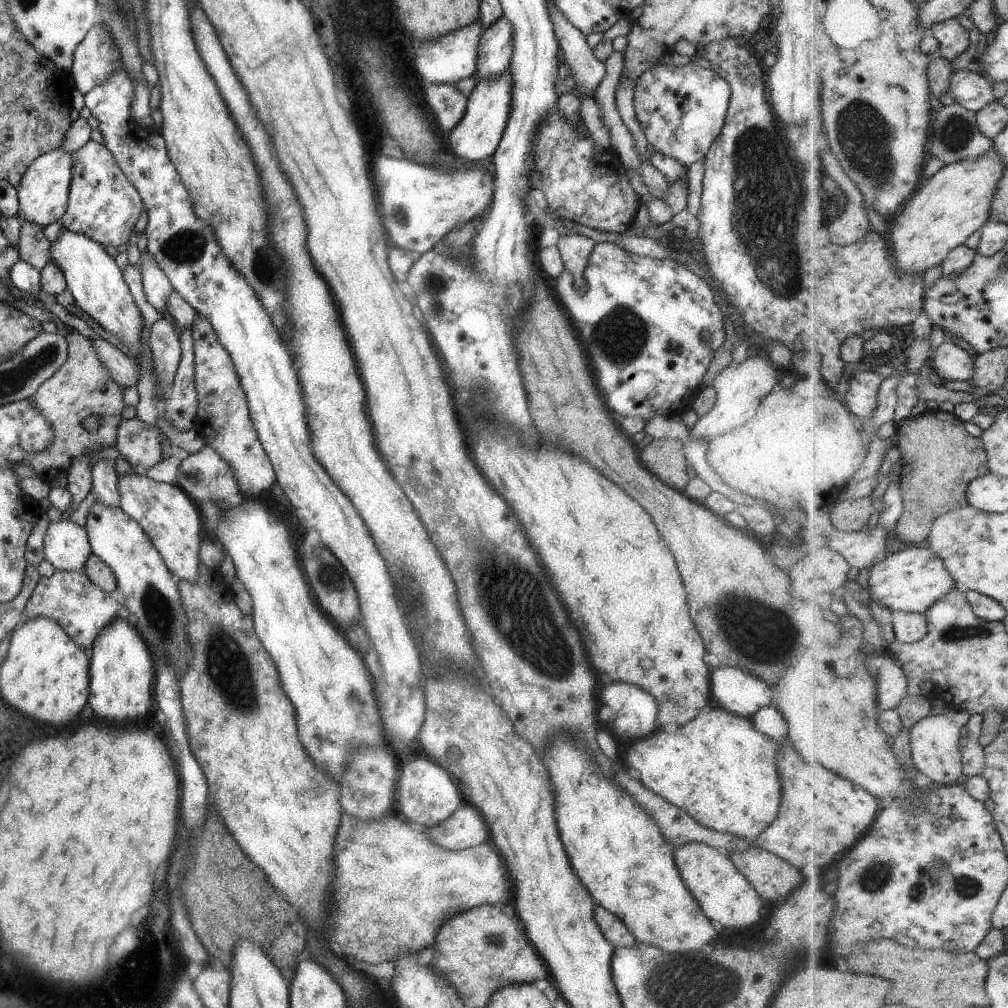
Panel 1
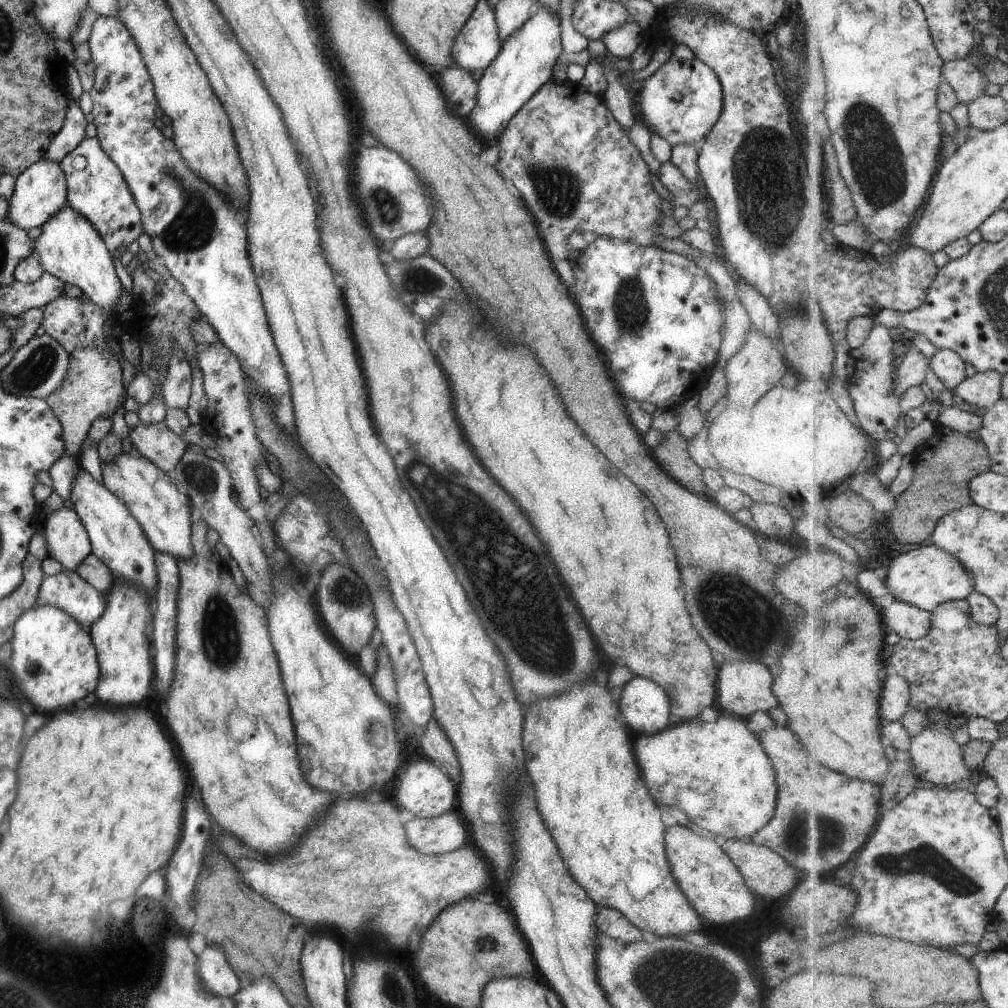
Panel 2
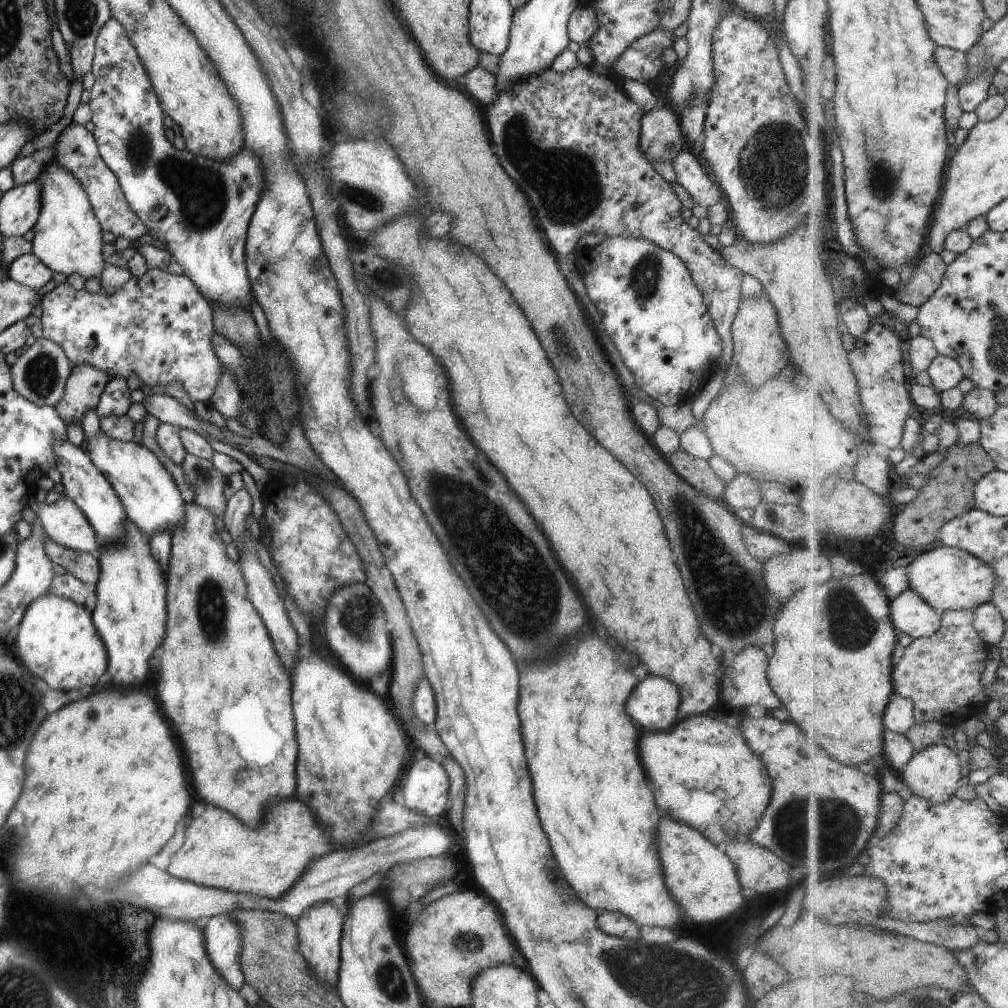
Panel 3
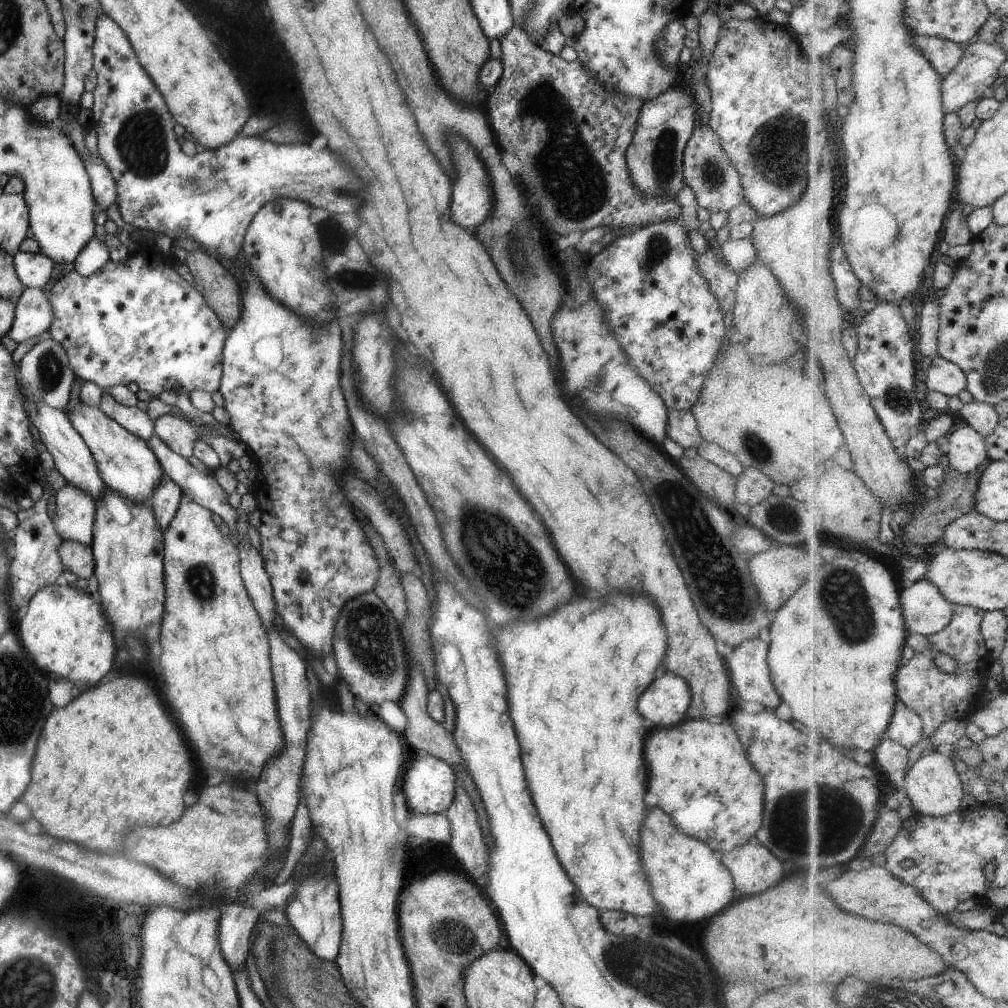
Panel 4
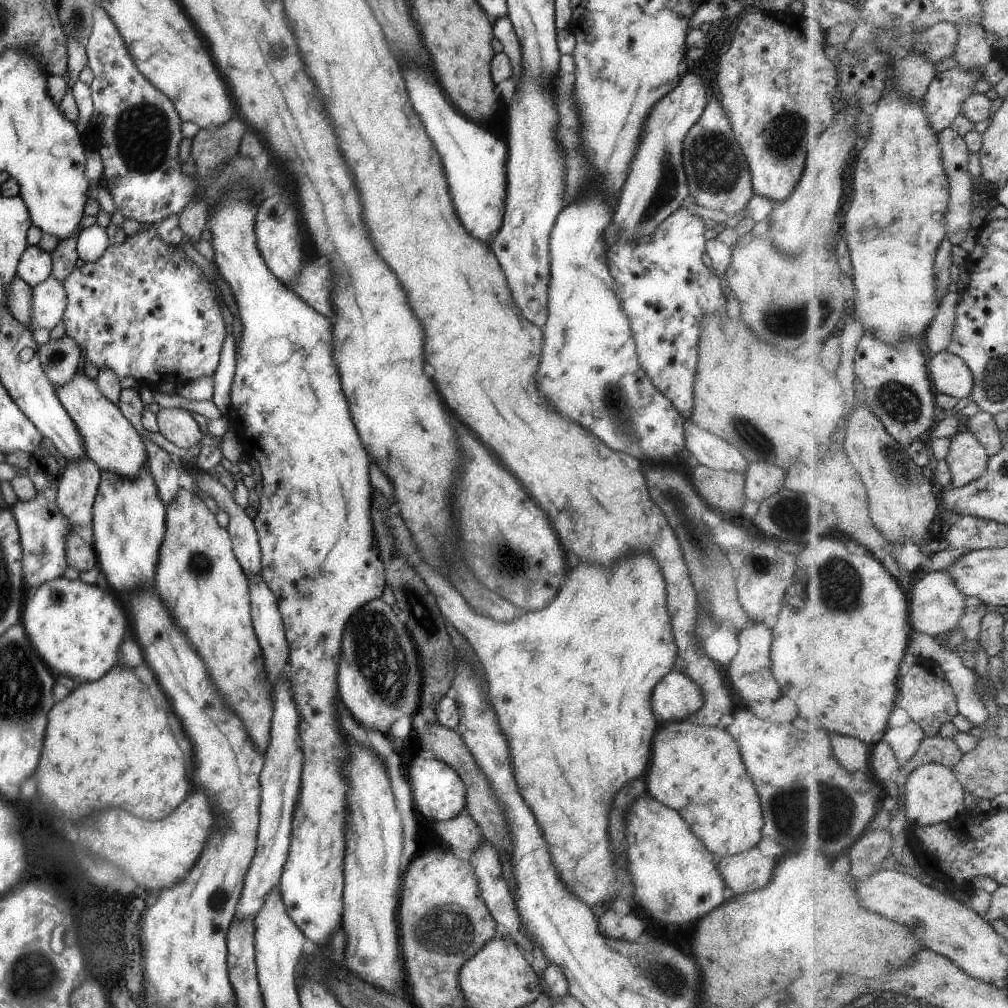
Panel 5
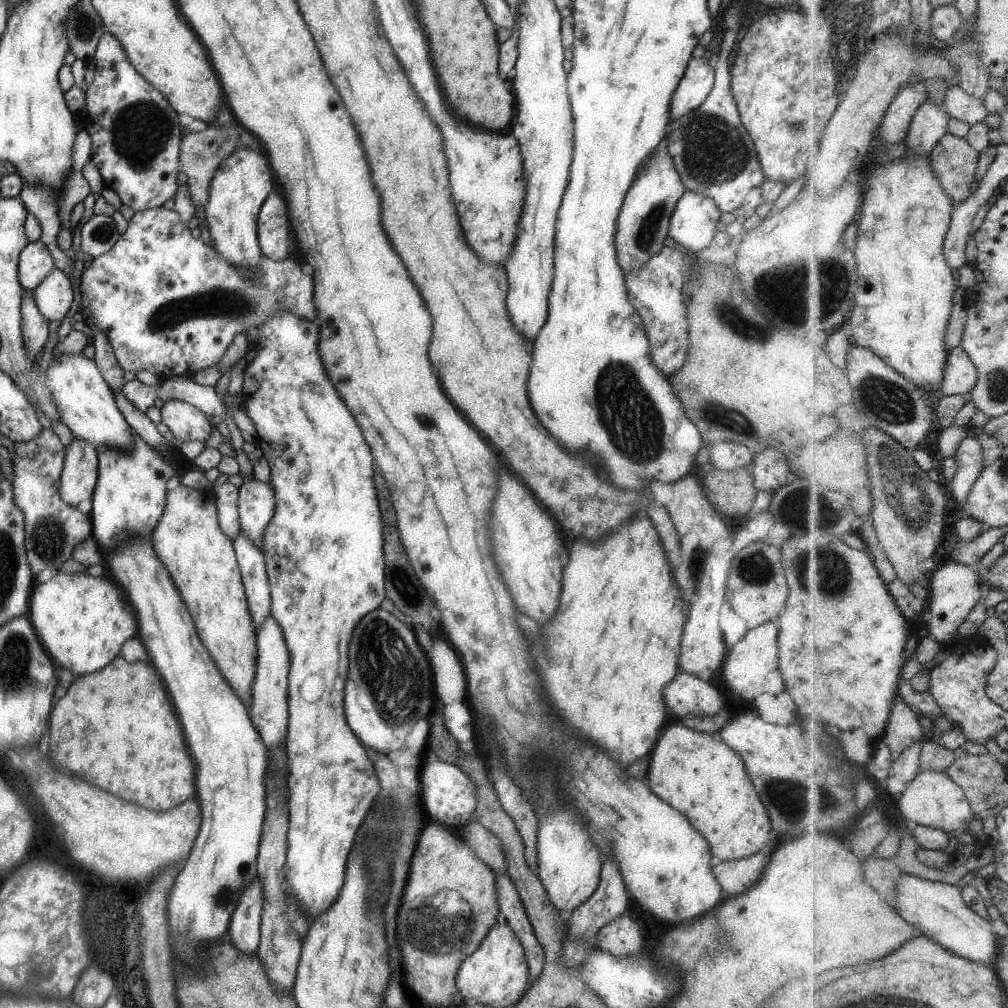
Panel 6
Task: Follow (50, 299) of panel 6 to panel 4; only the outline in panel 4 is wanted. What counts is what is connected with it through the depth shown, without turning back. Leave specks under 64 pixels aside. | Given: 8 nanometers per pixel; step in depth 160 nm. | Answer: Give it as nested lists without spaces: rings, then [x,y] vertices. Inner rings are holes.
[[[26,287],[15,304],[14,317],[5,335],[19,344],[48,330],[51,321],[48,292],[41,287]]]

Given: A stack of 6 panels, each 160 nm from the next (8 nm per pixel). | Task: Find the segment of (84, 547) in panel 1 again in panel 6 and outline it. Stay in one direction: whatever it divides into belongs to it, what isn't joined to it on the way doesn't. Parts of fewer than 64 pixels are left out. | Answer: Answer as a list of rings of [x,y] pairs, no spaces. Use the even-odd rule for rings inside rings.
[[[72,438],[64,452],[59,476],[58,492],[61,500],[69,506],[89,499],[93,494],[98,476],[98,452],[83,440]]]

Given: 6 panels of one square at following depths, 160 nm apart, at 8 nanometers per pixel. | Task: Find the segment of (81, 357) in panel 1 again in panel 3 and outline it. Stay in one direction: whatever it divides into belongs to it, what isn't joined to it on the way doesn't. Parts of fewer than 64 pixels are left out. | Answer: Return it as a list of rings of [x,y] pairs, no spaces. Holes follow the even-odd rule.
[[[78,364],[72,367],[67,377],[64,393],[53,406],[55,412],[67,423],[80,426],[80,421],[89,409],[97,404],[109,376],[89,365]]]

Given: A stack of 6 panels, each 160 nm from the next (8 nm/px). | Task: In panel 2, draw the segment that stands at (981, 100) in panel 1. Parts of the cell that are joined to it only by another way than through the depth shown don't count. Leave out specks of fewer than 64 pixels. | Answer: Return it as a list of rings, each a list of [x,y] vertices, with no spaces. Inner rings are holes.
[[[967,59],[947,61],[942,71],[943,80],[955,89],[960,102],[966,105],[983,96],[987,88],[985,76]]]

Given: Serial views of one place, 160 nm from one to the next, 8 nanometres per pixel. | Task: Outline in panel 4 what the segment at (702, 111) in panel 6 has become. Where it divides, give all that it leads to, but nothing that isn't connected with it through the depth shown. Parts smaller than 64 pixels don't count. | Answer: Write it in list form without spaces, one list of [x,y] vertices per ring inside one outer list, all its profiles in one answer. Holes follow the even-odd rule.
[[[704,119],[702,124],[694,127],[683,149],[682,175],[684,184],[694,194],[697,206],[705,208],[707,212],[727,212],[730,208],[743,202],[744,190],[740,185],[739,173],[736,173],[732,162],[728,161],[727,155],[720,148],[720,140]]]

